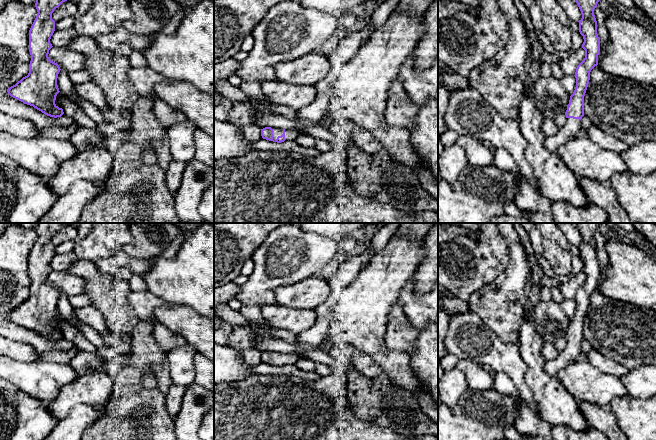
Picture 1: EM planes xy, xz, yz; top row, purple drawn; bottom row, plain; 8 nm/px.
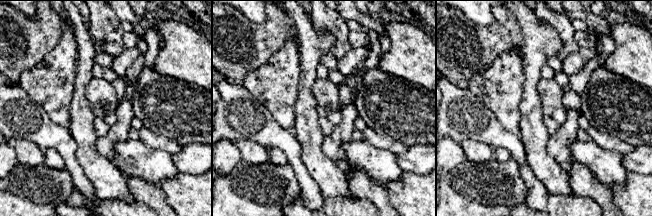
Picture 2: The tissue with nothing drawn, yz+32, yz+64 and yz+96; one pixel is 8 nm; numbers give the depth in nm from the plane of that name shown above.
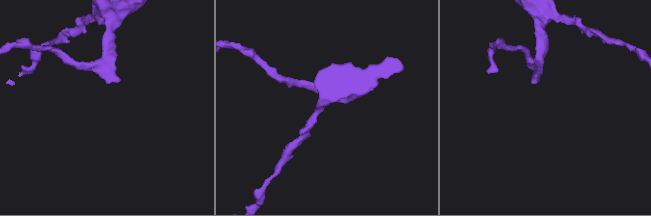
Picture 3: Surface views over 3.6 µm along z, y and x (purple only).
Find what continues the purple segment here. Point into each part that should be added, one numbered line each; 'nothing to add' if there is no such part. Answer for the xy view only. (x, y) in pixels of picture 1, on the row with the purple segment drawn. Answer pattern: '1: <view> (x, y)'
nothing to add

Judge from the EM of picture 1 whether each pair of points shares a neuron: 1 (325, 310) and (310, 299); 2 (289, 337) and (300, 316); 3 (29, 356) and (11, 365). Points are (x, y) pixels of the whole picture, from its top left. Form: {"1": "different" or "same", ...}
{"1": "different", "2": "different", "3": "different"}

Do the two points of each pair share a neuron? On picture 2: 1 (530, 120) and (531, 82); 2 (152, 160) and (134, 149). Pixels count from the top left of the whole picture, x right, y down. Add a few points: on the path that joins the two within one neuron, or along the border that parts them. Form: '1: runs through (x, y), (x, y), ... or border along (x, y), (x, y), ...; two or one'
1: runs through (531, 111), (531, 91); one
2: runs through (148, 160), (145, 160), (138, 153); one

